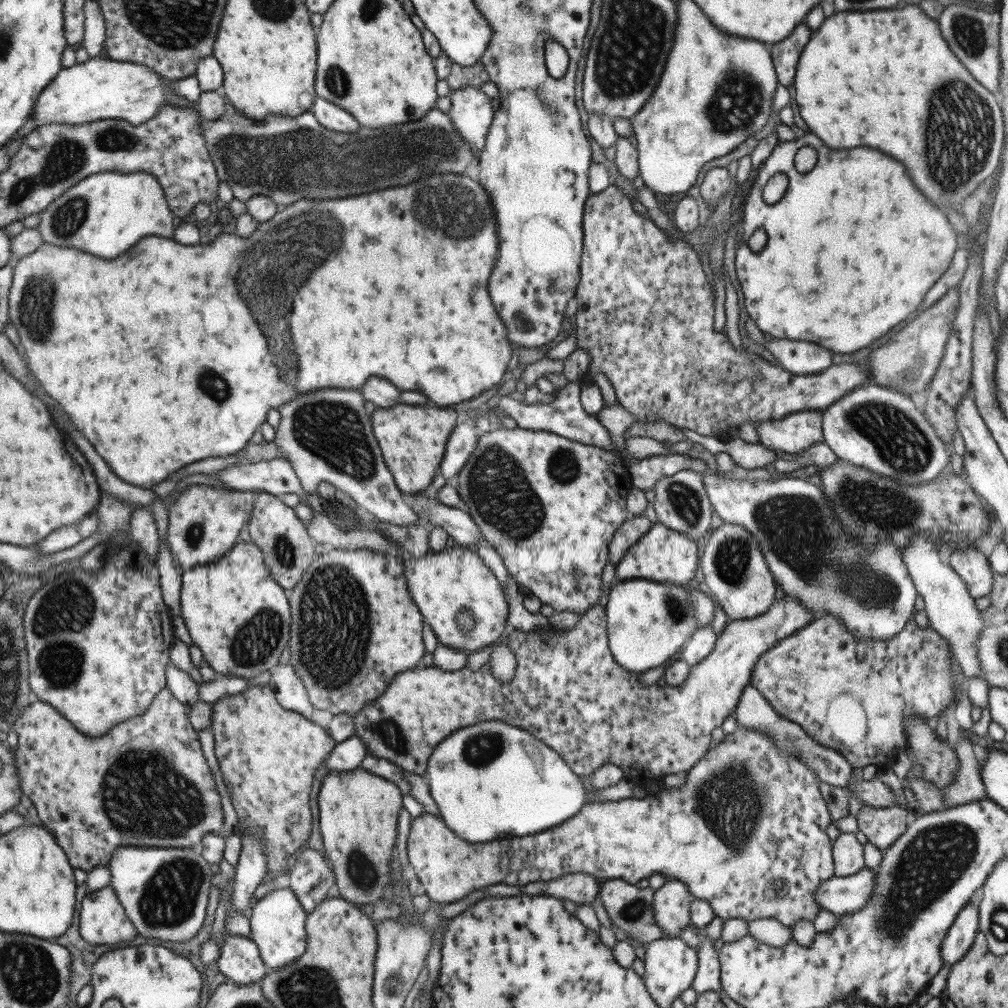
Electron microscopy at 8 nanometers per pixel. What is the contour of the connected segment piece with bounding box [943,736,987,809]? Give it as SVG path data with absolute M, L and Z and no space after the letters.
M965 736L956 740L954 751L958 758L958 772L956 779L944 789L944 809L955 805L987 799L977 770L977 761L971 749L971 743Z

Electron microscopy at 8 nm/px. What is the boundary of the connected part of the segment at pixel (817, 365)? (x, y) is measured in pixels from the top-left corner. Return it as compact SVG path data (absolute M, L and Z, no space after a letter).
M772 339L764 348L793 375L815 375L832 366L831 352L805 341Z

